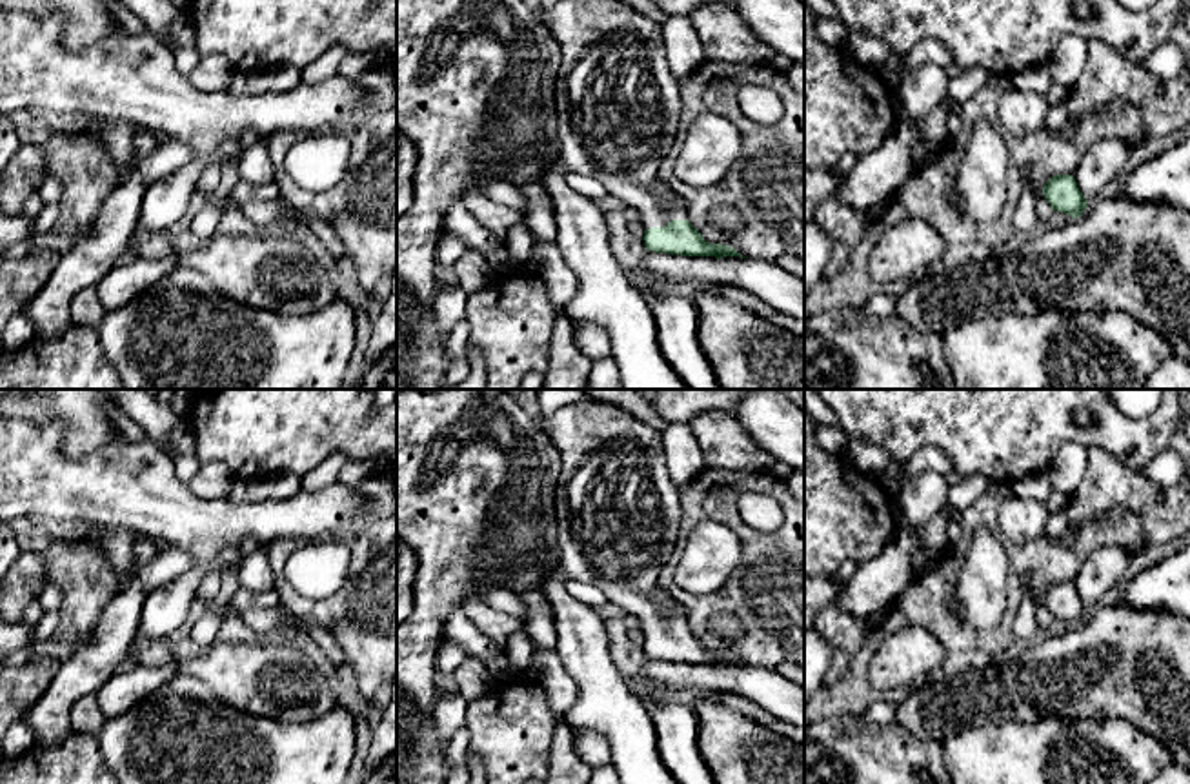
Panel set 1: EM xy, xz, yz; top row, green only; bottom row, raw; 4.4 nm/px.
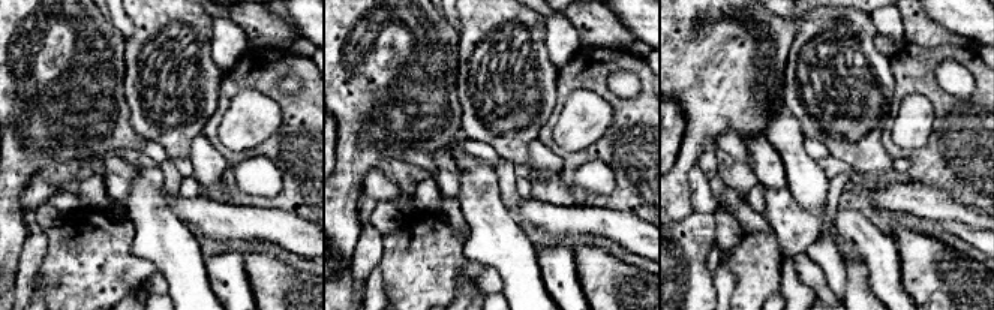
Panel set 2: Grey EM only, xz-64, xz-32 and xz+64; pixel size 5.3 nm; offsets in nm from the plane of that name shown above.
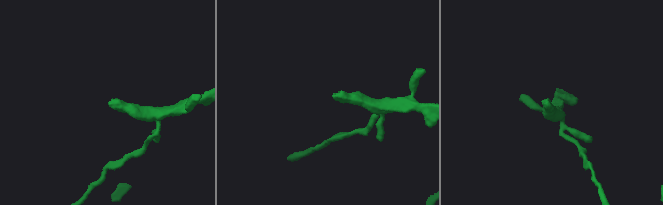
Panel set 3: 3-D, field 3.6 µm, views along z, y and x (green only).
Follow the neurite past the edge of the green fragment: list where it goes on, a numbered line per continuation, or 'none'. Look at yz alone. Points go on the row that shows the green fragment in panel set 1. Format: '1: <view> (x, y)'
none

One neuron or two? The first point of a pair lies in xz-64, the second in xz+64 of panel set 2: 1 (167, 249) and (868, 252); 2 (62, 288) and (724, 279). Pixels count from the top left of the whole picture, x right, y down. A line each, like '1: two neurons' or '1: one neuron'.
1: two neurons
2: two neurons

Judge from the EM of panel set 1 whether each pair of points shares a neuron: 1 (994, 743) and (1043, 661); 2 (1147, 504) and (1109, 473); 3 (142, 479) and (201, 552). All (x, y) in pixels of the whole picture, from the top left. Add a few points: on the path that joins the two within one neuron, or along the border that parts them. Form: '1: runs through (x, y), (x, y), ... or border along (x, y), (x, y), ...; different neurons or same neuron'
1: border along (1048, 715), (1038, 721), (994, 721), (965, 730); different neurons
2: runs through (1138, 499), (1118, 482); same neuron
3: runs through (157, 497), (193, 533); same neuron

